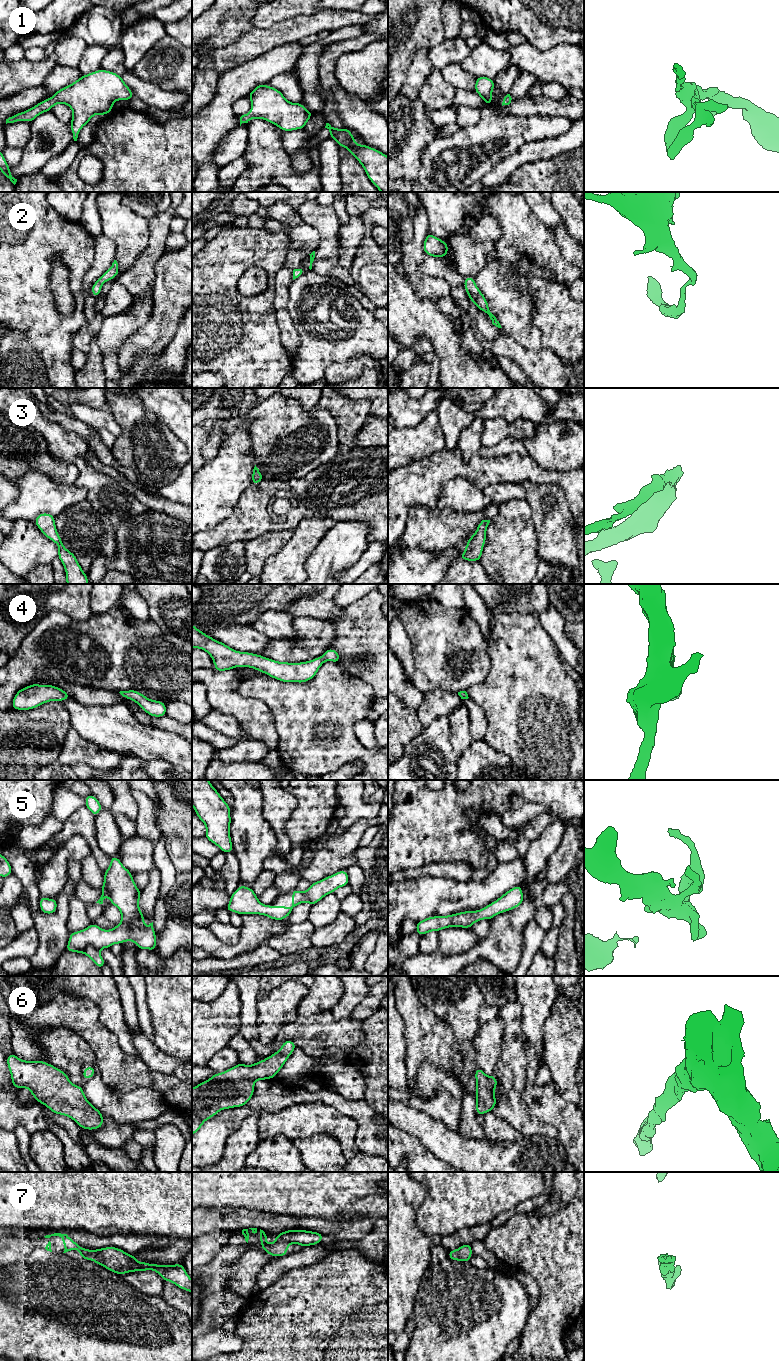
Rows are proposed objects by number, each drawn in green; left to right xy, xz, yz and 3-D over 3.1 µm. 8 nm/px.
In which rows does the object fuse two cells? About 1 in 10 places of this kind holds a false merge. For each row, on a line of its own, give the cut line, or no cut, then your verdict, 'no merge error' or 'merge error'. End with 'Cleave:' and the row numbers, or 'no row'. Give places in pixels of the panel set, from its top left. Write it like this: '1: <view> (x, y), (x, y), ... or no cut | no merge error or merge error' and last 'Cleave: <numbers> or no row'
1: no cut | no merge error
2: no cut | no merge error
3: no cut | no merge error
4: no cut | no merge error
5: no cut | no merge error
6: no cut | no merge error
7: no cut | no merge error
Cleave: no row

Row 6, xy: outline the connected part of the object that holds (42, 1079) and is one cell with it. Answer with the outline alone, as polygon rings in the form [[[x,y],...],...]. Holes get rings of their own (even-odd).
[[[14,1053],[7,1057],[8,1069],[14,1088],[28,1088],[33,1097],[55,1114],[70,1117],[82,1129],[94,1130],[103,1126],[103,1114],[85,1097],[83,1088],[70,1082],[67,1073],[45,1061],[26,1061]]]

